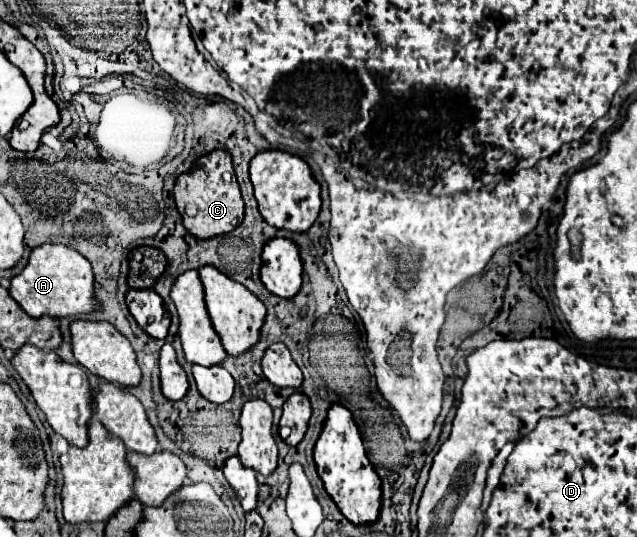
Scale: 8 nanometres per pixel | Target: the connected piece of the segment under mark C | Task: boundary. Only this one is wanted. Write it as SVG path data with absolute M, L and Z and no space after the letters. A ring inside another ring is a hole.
M214 150L196 160L192 172L178 176L174 186L174 202L184 220L184 228L202 240L232 232L244 220L244 200L234 176L234 166L226 150Z

